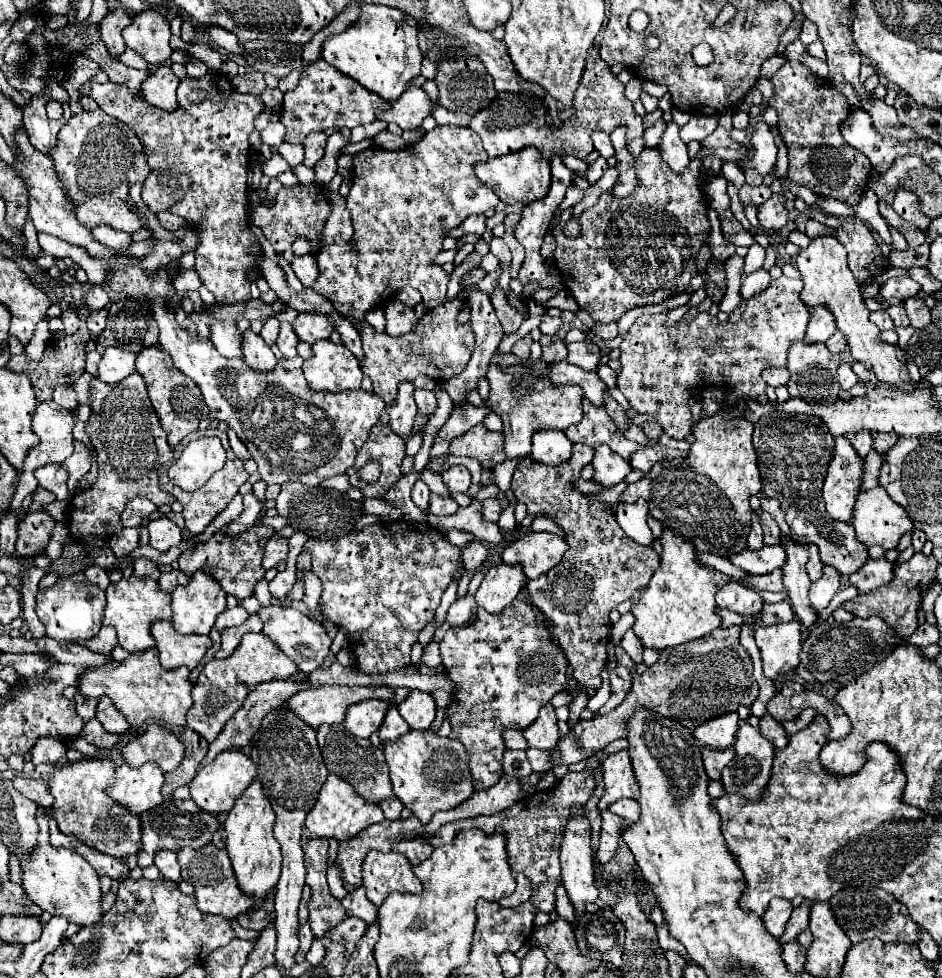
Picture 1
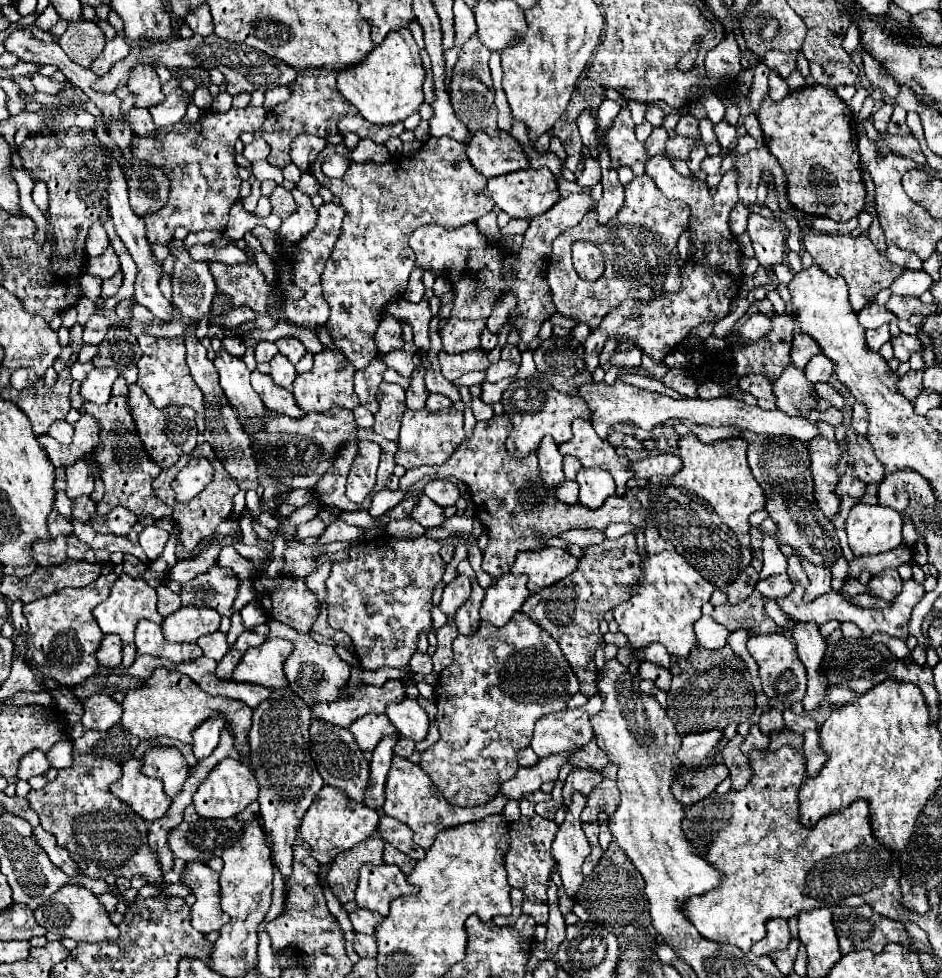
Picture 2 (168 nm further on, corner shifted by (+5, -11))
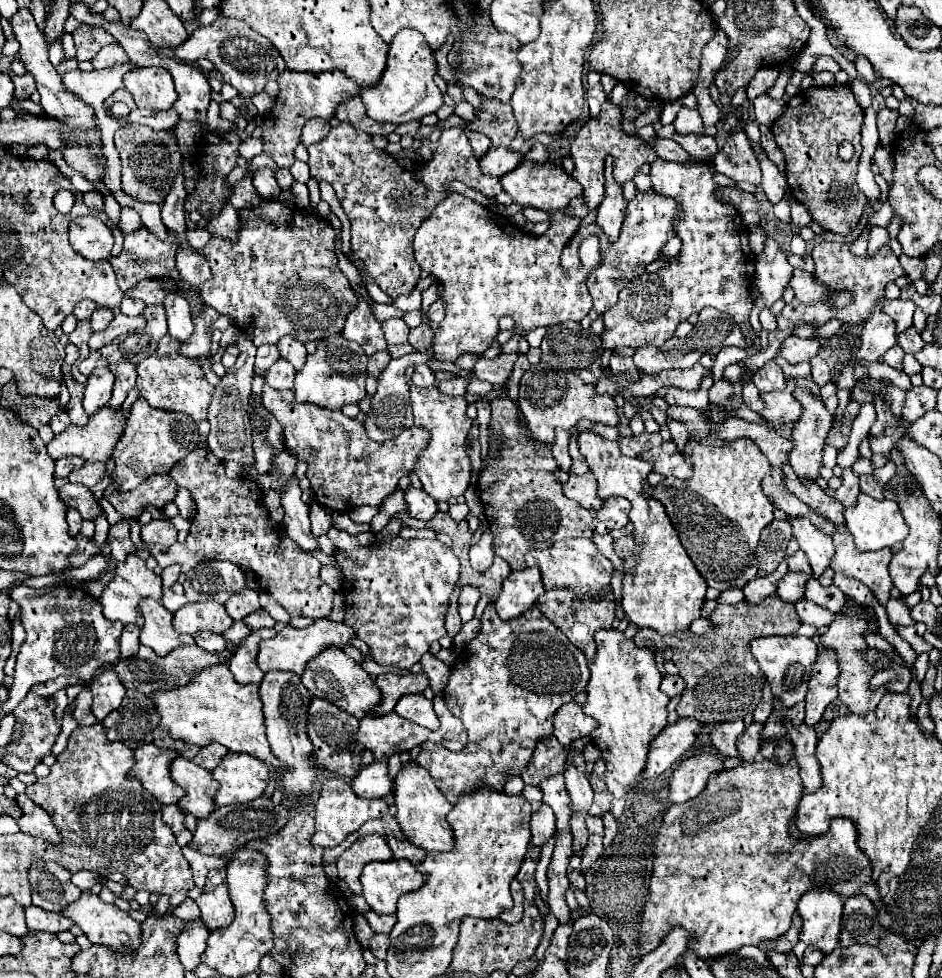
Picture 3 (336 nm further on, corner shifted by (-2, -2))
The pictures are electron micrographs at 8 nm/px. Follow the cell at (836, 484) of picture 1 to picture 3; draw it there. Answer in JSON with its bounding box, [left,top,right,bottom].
[789,387,833,479]

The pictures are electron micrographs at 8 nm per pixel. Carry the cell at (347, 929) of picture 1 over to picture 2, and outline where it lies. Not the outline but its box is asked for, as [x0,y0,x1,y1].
[354,934,378,958]

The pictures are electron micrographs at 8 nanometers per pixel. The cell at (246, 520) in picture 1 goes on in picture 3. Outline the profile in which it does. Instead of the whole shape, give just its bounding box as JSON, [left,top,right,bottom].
[161,565,181,587]

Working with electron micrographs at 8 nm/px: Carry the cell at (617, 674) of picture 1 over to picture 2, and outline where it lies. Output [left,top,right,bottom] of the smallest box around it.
[530,696,602,758]

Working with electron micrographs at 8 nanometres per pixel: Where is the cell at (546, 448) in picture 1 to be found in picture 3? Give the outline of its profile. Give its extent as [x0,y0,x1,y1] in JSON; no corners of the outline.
[553,429,571,471]

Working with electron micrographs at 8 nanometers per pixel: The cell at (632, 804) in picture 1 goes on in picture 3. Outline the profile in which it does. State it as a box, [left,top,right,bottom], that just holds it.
[603,813,617,847]

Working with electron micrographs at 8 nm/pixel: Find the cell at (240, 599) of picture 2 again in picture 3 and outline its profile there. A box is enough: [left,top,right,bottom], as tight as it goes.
[225,587,261,621]

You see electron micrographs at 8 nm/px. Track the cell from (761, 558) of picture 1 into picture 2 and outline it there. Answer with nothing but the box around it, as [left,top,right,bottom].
[756,574,794,600]

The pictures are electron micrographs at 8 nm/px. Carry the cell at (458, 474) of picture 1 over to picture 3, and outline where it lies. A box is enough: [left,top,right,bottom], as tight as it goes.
[411,385,471,499]

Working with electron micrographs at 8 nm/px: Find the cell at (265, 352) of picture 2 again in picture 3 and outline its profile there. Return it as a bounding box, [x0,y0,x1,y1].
[255,345,279,371]

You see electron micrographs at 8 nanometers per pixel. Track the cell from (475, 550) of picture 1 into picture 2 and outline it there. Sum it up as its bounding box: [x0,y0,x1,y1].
[440,574,470,618]

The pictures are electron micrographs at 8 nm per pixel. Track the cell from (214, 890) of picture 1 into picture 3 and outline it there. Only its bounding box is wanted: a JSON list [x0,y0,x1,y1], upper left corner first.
[195,871,233,929]

